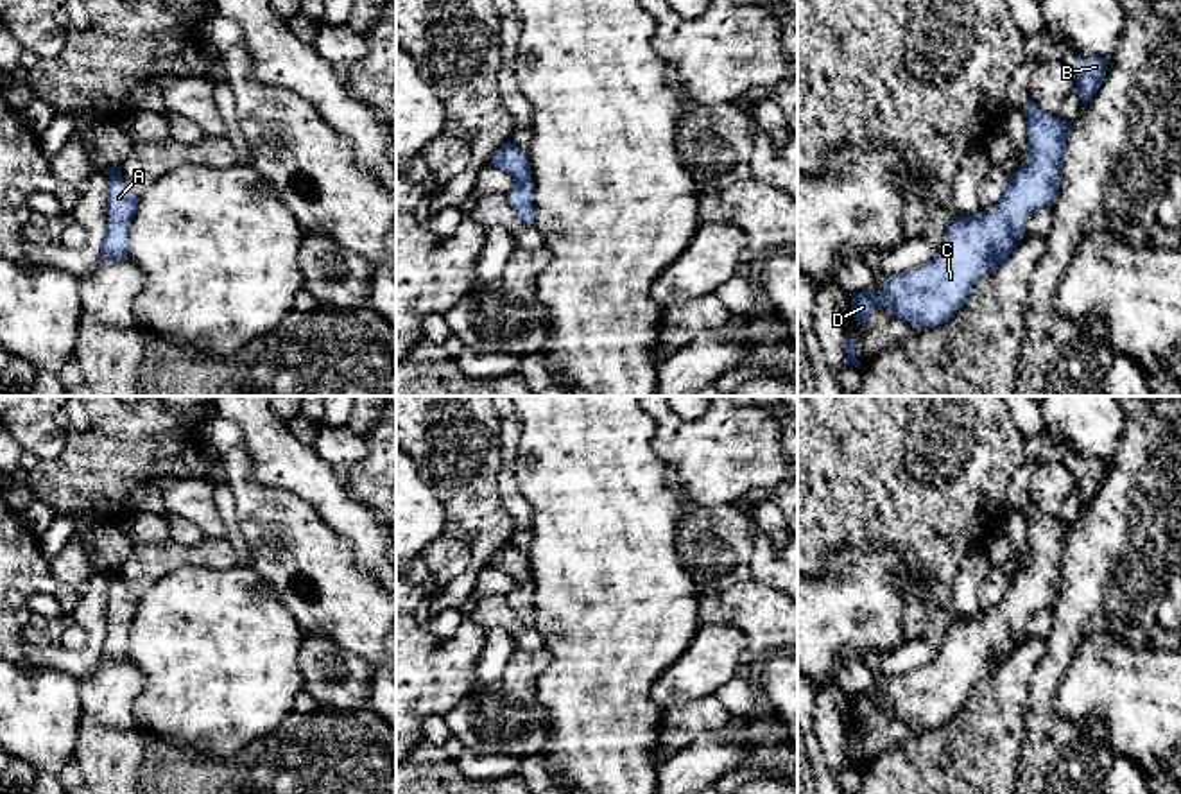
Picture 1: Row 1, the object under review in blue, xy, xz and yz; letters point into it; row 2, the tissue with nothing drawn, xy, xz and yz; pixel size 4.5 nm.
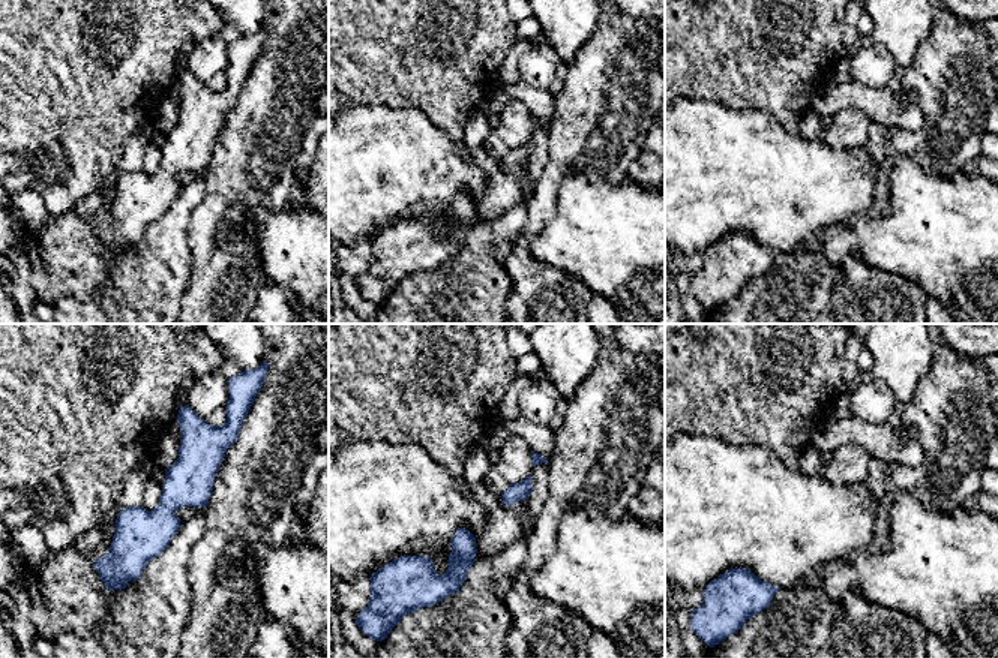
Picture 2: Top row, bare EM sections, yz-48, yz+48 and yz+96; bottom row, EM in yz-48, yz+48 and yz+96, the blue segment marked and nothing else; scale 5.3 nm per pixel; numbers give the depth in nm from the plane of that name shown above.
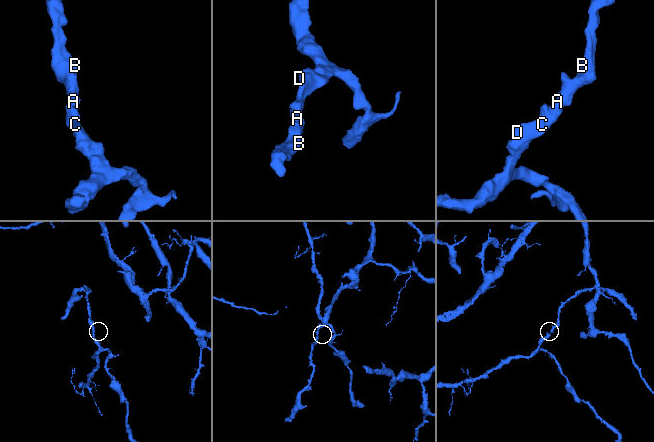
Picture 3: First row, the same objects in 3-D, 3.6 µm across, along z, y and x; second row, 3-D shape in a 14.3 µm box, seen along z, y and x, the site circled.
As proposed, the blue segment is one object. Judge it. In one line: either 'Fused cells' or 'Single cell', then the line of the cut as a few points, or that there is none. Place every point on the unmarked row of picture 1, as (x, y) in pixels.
Single cell. No split

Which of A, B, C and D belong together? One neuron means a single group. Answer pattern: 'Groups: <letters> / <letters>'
Groups: A B C D

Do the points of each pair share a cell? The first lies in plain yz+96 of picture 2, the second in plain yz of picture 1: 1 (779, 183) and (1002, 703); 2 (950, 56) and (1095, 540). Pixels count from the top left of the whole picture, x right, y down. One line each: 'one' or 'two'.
1: two
2: one

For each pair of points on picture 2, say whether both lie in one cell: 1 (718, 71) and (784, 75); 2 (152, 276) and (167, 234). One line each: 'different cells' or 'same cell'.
1: same cell
2: same cell

